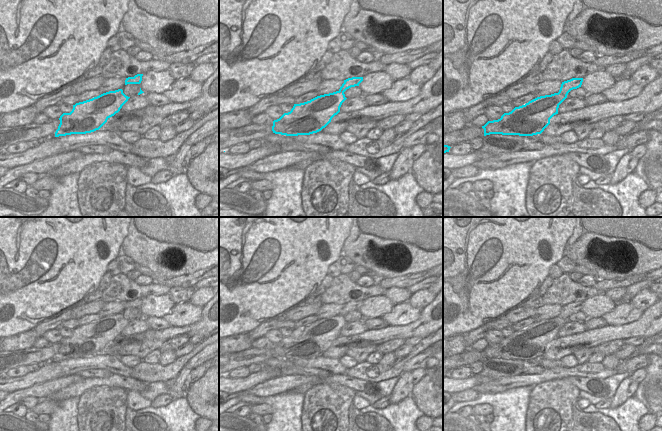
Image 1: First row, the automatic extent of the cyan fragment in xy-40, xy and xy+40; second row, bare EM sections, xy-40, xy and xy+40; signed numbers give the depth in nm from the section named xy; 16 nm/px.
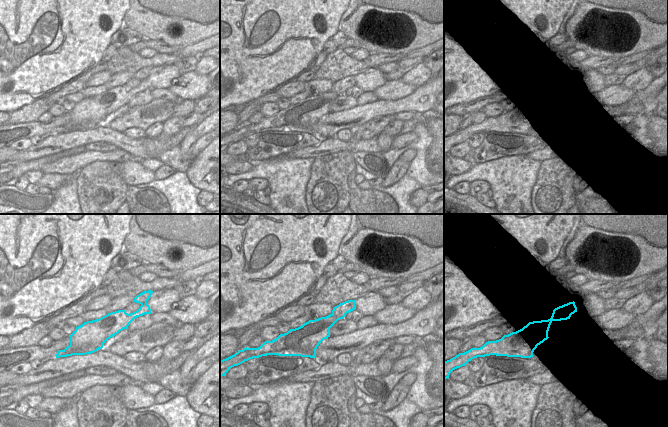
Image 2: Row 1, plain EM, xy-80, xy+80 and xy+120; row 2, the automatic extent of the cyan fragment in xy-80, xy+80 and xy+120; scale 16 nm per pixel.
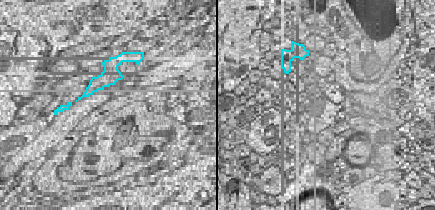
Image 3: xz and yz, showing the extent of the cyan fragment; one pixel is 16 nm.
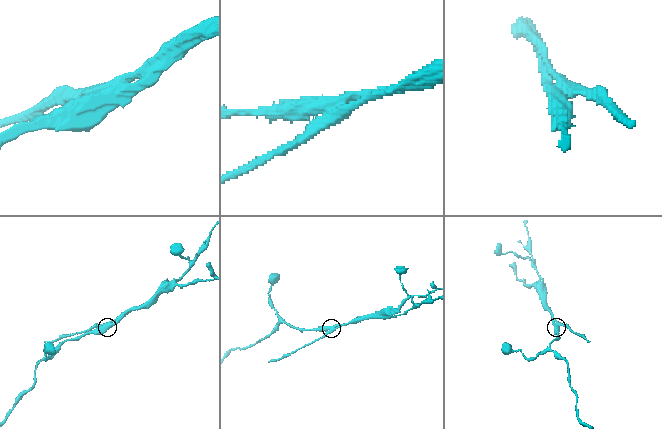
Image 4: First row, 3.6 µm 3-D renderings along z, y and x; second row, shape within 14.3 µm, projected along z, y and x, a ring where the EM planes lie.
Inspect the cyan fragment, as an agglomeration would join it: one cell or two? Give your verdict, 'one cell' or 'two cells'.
two cells

